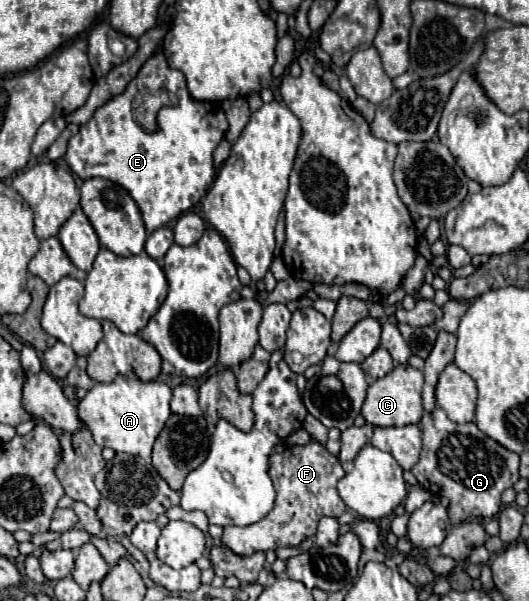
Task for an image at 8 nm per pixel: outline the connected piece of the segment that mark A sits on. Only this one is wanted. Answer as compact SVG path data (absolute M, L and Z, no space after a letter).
M117 377L111 383L95 383L93 389L87 391L87 395L79 401L79 419L83 421L83 425L93 433L93 439L97 445L101 447L111 447L117 453L127 453L127 455L139 455L139 457L151 457L151 449L155 439L159 437L161 429L165 427L167 419L171 417L171 403L173 391L169 385L165 385L163 381L137 381L137 379L125 379L125 377Z

